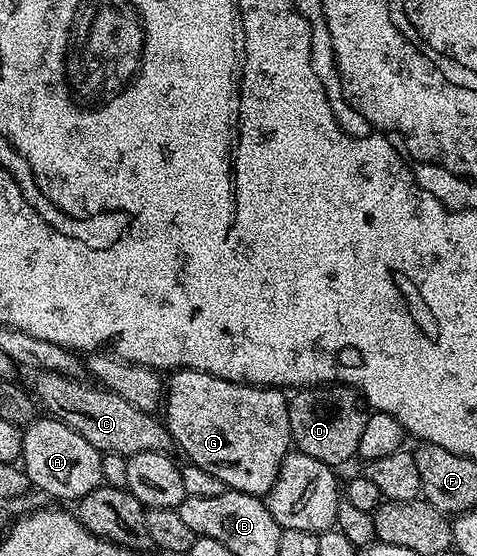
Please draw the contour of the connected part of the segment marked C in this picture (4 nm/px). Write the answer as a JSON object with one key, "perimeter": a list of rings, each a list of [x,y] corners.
{"perimeter":[[[50,371],[36,372],[33,378],[35,379],[33,381],[33,387],[31,386],[31,389],[32,392],[34,393],[34,396],[36,397],[36,400],[40,403],[40,406],[42,408],[44,406],[48,410],[46,412],[52,418],[56,418],[61,422],[67,424],[69,428],[74,429],[75,433],[79,433],[79,435],[83,437],[83,439],[87,441],[89,445],[95,448],[96,451],[100,451],[101,454],[124,455],[128,457],[134,455],[135,453],[159,452],[159,451],[164,451],[167,453],[172,450],[174,442],[173,439],[170,437],[169,431],[166,430],[166,428],[164,427],[164,422],[158,416],[155,416],[152,412],[146,412],[141,409],[137,409],[135,405],[131,405],[129,401],[124,401],[123,397],[119,397],[119,395],[115,394],[114,391],[108,391],[105,388],[102,388],[94,384],[91,384],[92,386],[87,385],[85,384],[85,381],[63,377],[61,374],[53,374]]]}

